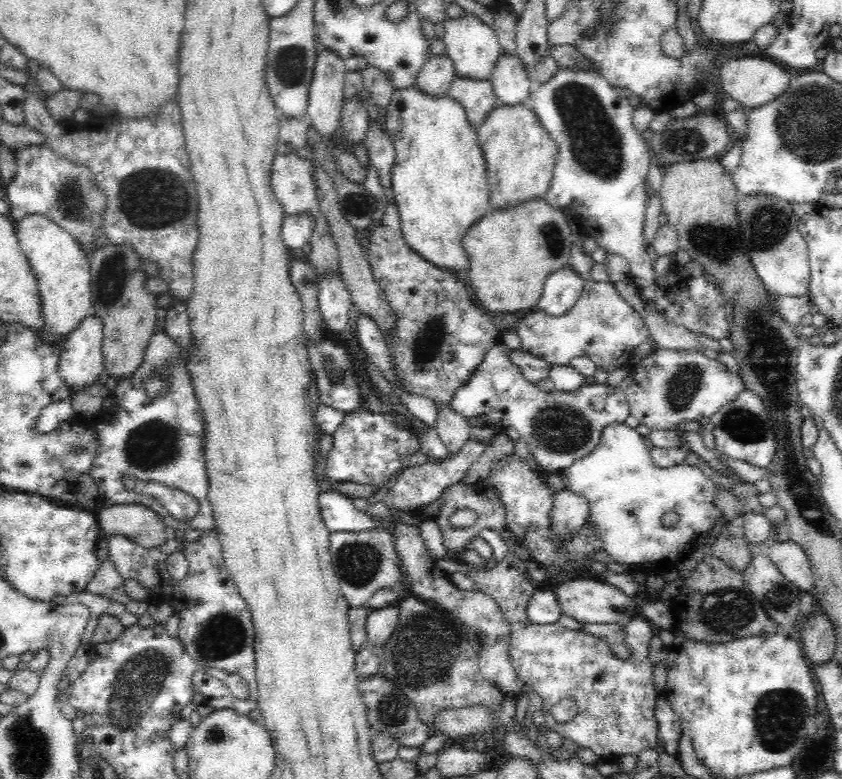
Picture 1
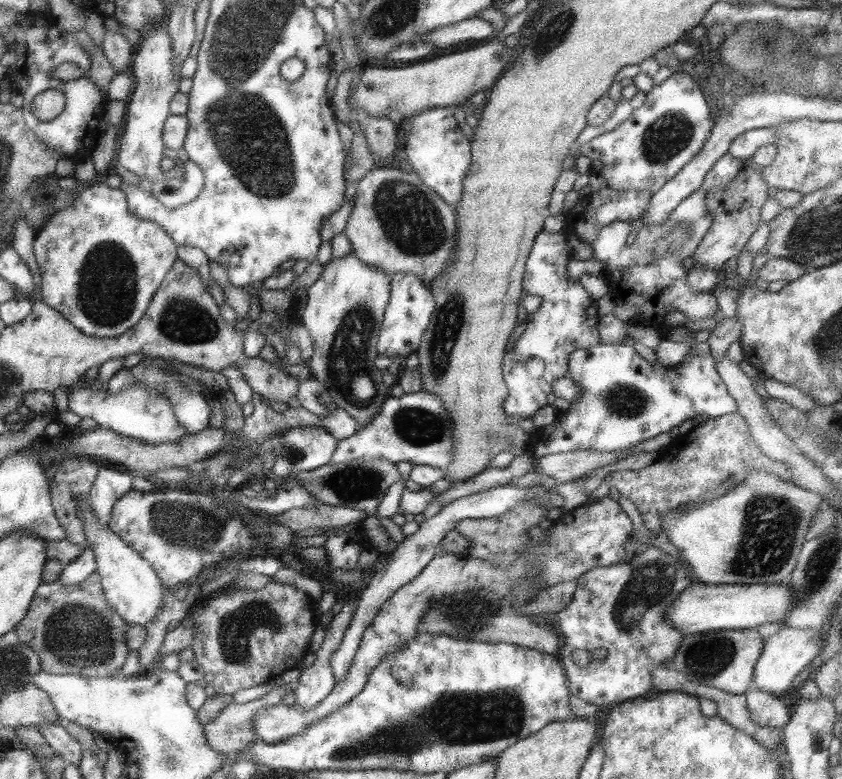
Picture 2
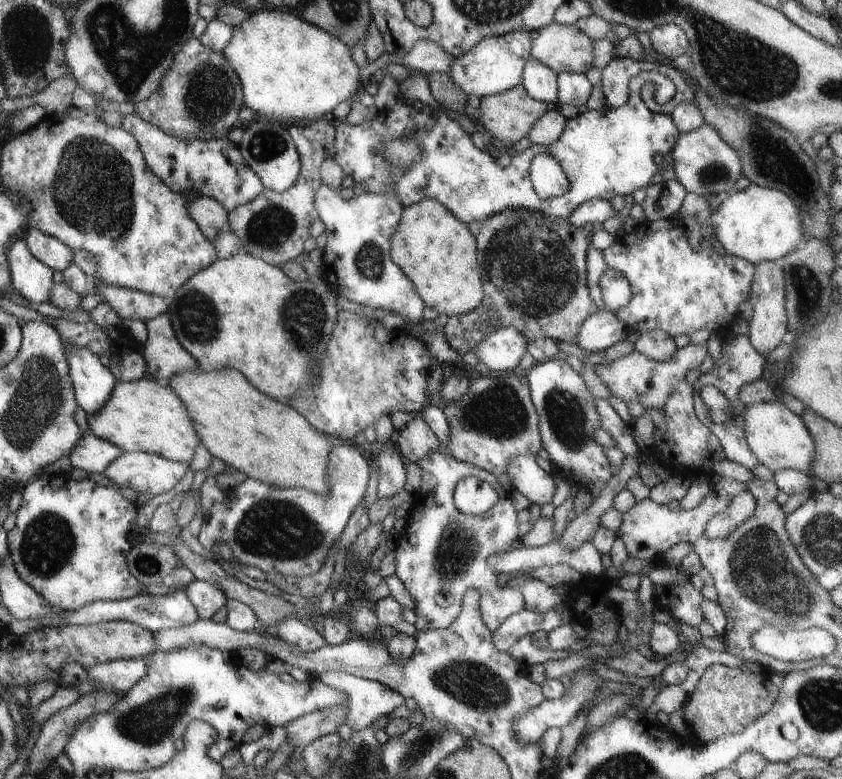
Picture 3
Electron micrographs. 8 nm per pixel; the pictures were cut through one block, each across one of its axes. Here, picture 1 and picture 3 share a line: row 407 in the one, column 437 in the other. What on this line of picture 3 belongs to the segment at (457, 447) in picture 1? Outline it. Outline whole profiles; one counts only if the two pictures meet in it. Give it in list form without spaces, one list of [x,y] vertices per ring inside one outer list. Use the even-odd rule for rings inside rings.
[[[415,414],[403,428],[399,428],[395,446],[407,464],[415,464],[423,456],[435,452],[439,448],[439,440],[425,420]]]

